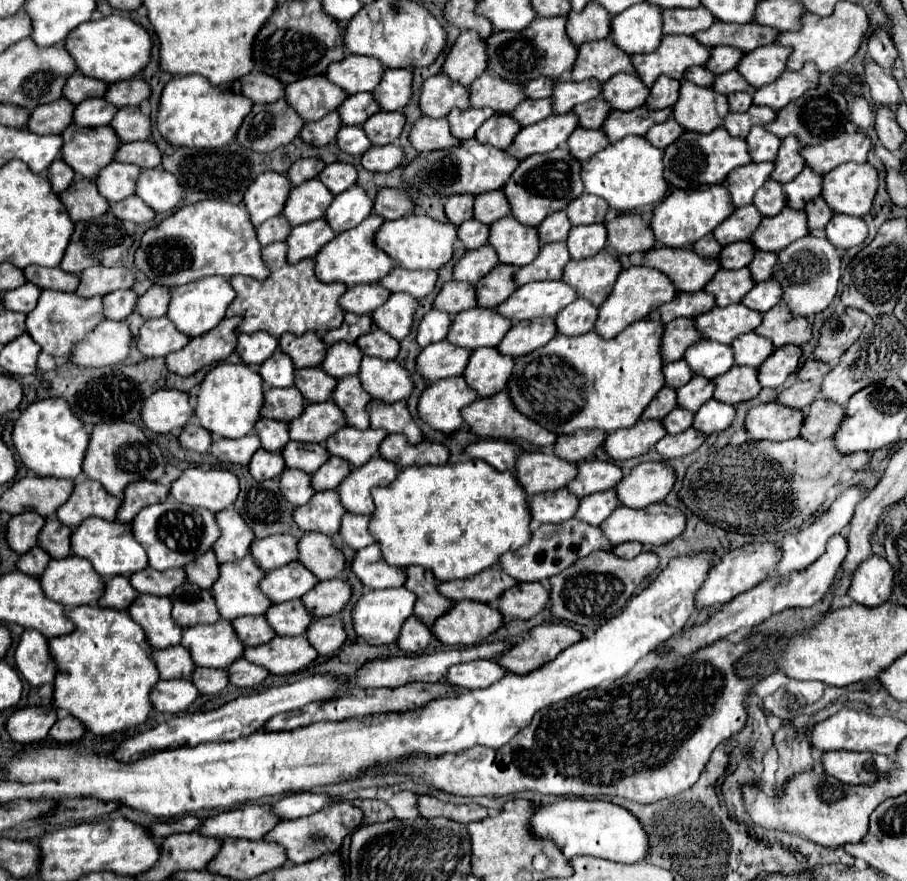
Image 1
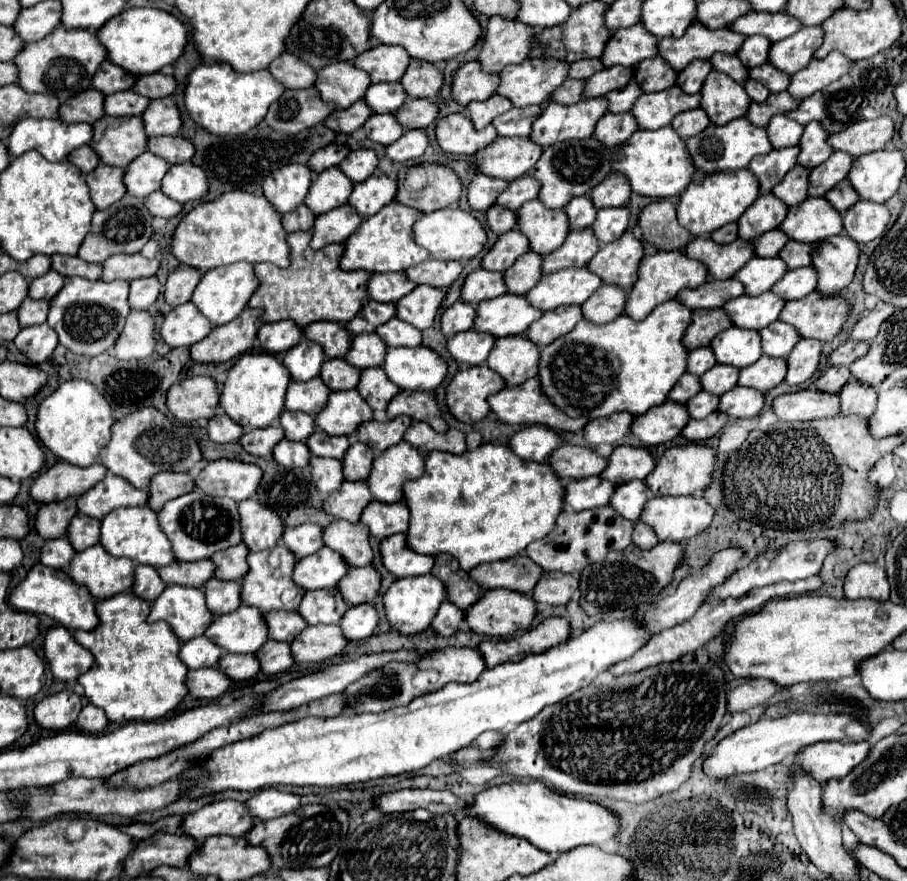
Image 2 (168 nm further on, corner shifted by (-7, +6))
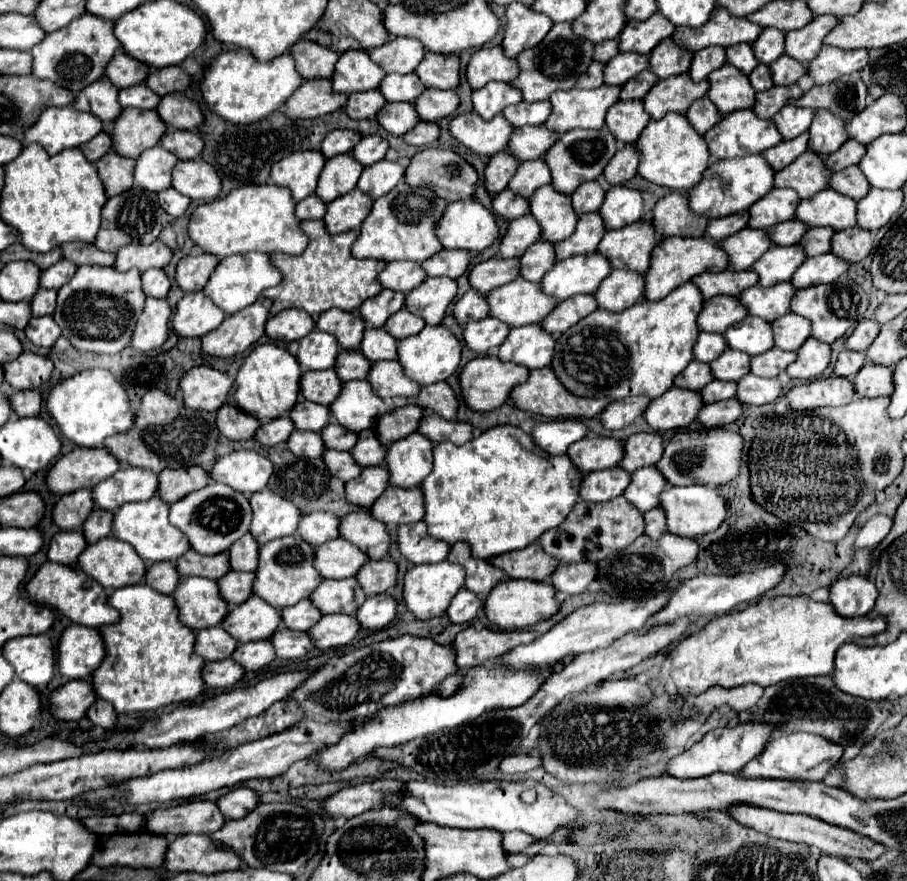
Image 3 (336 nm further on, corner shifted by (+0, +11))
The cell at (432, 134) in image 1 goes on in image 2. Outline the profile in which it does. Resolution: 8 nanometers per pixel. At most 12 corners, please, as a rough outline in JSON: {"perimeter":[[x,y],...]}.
{"perimeter":[[467,113],[437,121],[445,153],[473,155],[497,137],[493,125],[475,131]]}

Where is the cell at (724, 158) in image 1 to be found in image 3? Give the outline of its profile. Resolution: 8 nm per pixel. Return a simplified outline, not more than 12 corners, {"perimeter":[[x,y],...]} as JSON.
{"perimeter":[[754,110],[726,114],[704,134],[712,162],[782,142]]}

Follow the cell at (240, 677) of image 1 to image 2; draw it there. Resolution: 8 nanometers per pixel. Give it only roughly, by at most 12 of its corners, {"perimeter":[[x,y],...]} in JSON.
{"perimeter":[[267,641],[259,651],[261,673],[275,675],[293,665],[289,643]]}

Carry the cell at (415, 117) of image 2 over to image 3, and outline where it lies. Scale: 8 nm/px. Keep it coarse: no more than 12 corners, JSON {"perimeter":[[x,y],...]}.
{"perimeter":[[428,88],[416,110],[422,120],[450,116],[460,104],[454,90]]}

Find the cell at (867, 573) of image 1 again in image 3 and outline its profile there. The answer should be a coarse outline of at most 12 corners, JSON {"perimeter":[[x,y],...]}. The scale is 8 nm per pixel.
{"perimeter":[[868,576],[832,584],[830,604],[844,618],[866,616],[878,598]]}

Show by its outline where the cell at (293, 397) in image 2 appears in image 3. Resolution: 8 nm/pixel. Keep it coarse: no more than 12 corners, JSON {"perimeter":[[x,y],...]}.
{"perimeter":[[336,370],[306,372],[302,396],[306,400],[338,398],[342,380]]}

